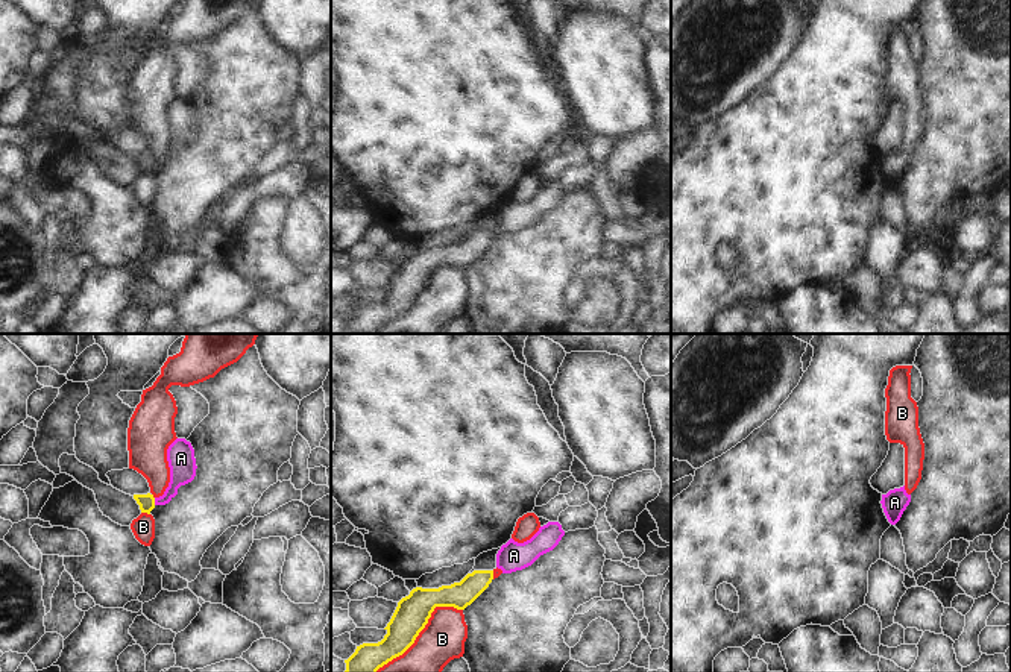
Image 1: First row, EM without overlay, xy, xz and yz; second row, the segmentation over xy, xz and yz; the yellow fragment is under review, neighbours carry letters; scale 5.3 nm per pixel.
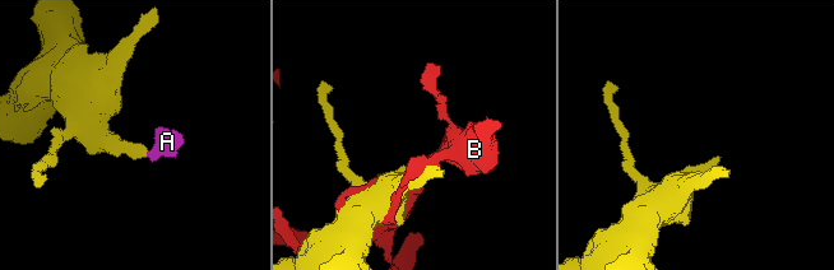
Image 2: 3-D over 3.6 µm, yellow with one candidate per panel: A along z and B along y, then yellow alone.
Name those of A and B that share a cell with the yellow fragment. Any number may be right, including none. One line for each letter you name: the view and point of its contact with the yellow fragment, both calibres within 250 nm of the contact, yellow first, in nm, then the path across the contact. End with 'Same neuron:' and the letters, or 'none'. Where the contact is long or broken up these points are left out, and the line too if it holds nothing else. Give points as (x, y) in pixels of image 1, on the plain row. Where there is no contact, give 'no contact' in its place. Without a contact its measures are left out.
A: xy (154, 161) | 90/140 nm | across xy (146, 163), (154, 161), (172, 150), (182, 126)
Same neuron: A

